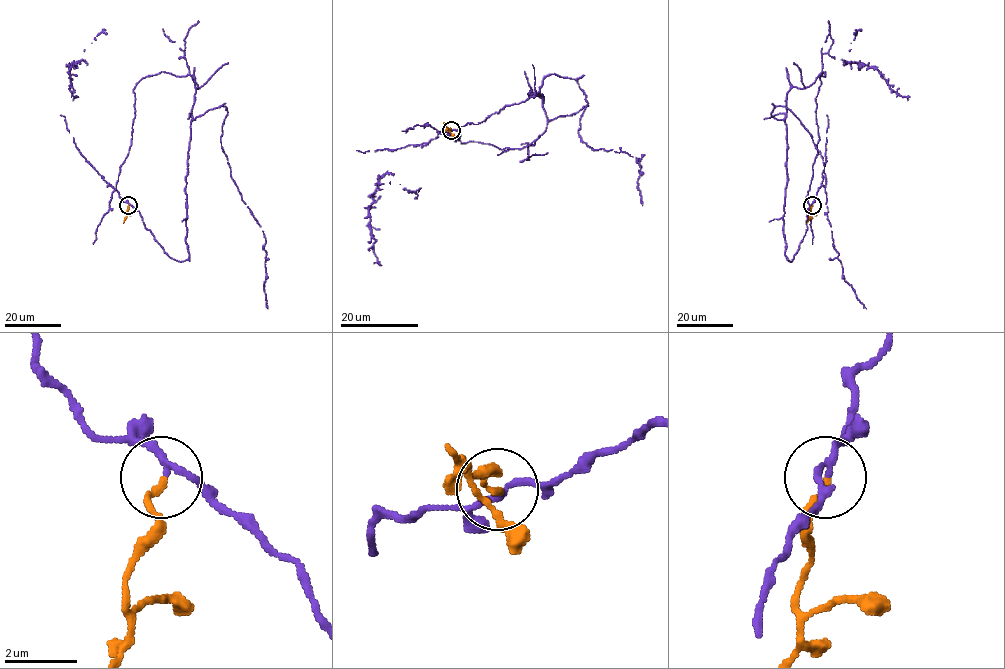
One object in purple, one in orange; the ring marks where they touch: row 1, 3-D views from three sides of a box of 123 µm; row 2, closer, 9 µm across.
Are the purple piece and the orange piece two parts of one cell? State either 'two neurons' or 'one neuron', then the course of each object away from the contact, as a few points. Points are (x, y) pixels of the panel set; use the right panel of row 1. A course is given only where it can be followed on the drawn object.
two neurons; purple runs (811, 205), (788, 261), (786, 95), (825, 71), (807, 198), (812, 244); orange runs (811, 205), (806, 223)

